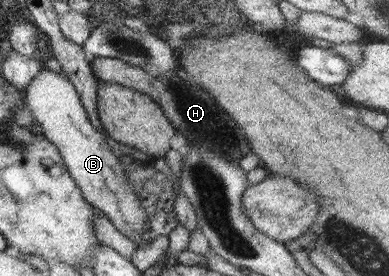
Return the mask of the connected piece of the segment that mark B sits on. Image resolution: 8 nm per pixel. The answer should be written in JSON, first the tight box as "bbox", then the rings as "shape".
{"bbox":[24,67,149,238],"shape":[[[43,67],[29,86],[26,86],[24,102],[32,117],[41,124],[41,134],[54,142],[59,149],[69,174],[81,189],[83,198],[90,205],[99,208],[127,238],[138,238],[138,232],[149,231],[146,230],[148,214],[142,207],[140,196],[128,181],[122,162],[113,154],[104,134],[90,121],[71,81]]]}

